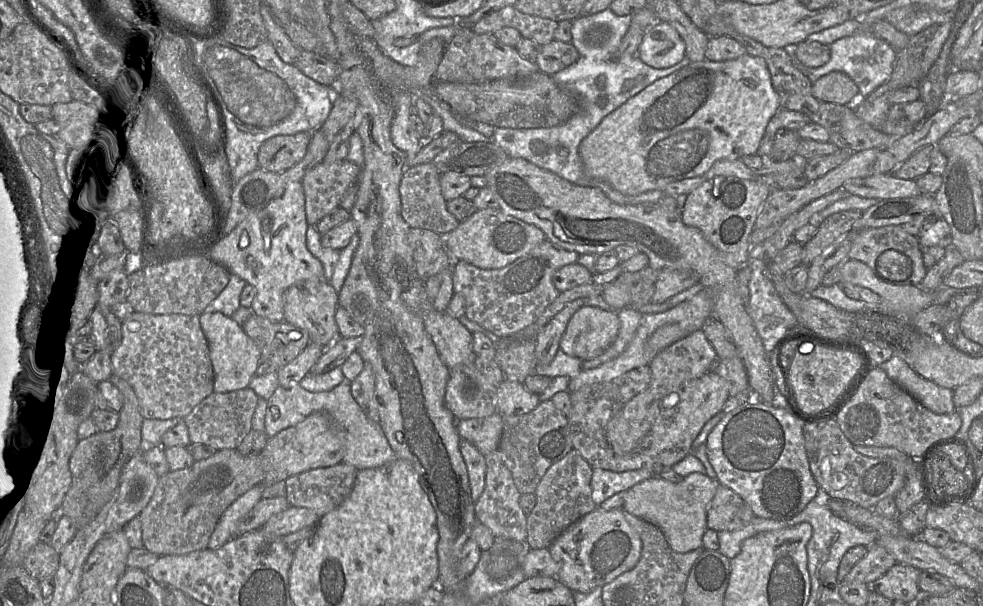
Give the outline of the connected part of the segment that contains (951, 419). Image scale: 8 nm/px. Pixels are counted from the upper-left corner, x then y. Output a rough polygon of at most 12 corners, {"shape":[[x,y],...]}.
{"shape":[[874,367],[836,421],[853,445],[917,459],[951,439],[935,414]]}

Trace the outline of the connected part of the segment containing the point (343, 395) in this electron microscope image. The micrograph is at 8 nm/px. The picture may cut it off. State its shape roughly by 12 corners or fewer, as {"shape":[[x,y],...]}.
{"shape":[[347,379],[331,390],[279,385],[267,400],[271,438],[314,412],[343,435],[344,463],[361,470],[399,458]]}

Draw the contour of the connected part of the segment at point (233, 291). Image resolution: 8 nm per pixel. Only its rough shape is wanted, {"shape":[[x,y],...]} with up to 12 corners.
{"shape":[[230,273],[203,313],[221,312],[239,325],[253,314],[240,305],[247,284]]}

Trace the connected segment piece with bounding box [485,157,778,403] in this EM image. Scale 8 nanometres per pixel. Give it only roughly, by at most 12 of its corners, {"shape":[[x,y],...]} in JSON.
{"shape":[[509,157],[485,175],[500,210],[568,251],[636,247],[713,291],[752,399],[778,395],[738,269],[682,208],[620,205]]}

